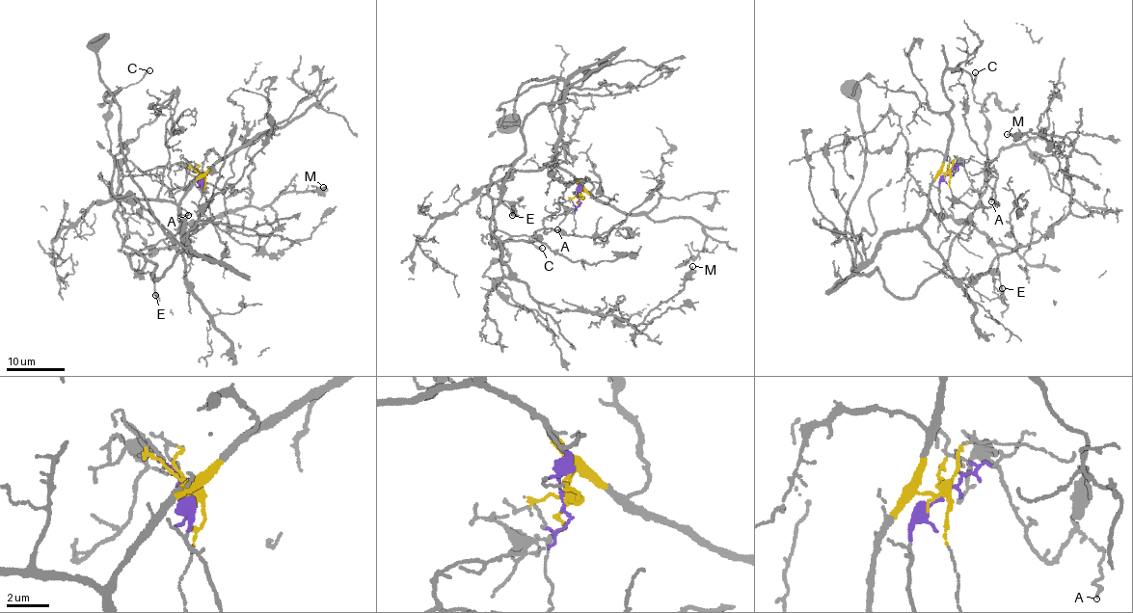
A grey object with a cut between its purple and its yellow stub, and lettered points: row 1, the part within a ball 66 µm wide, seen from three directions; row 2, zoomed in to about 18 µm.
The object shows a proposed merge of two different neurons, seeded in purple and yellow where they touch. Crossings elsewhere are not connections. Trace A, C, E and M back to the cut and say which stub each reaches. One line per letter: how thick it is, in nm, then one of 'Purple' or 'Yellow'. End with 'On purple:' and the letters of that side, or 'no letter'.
A: Thickness 140 nm. Purple
C: Thickness 280 nm. Purple
E: Thickness 110 nm. Purple
M: Thickness 160 nm. Purple
On purple: A, C, E, M

